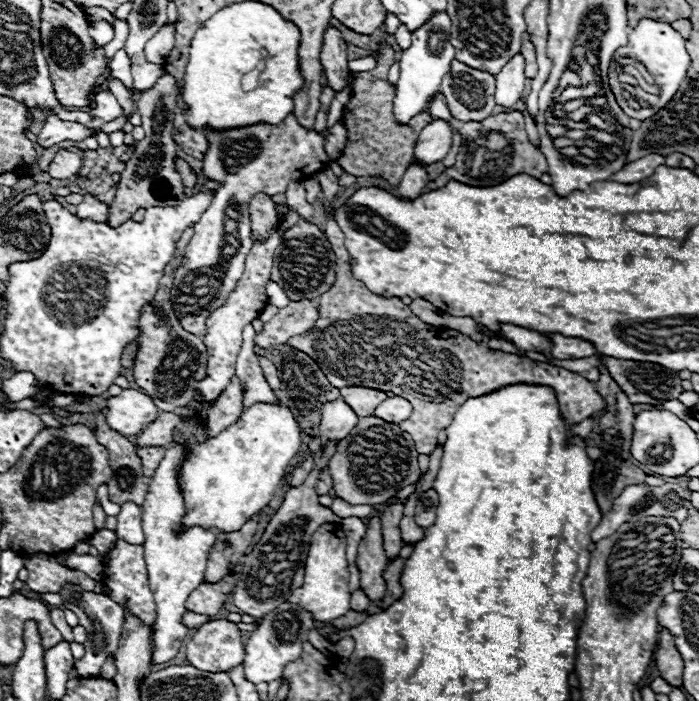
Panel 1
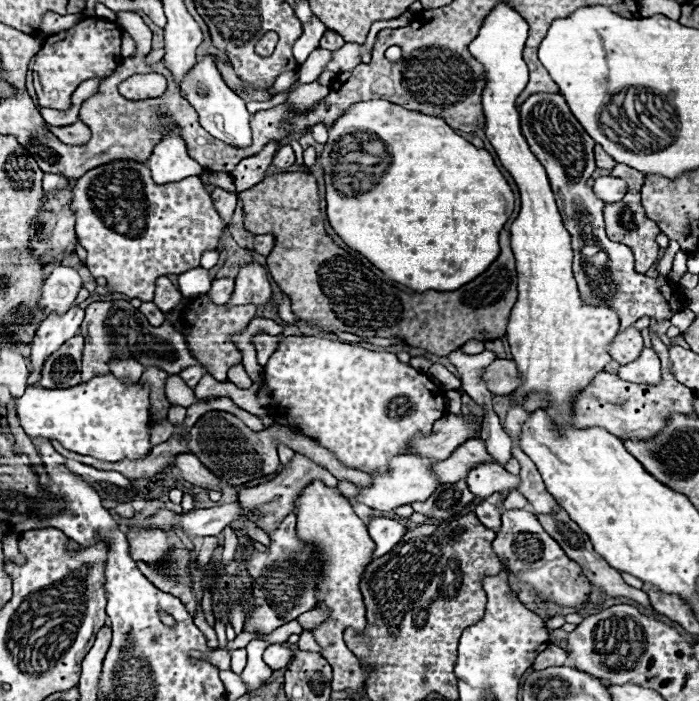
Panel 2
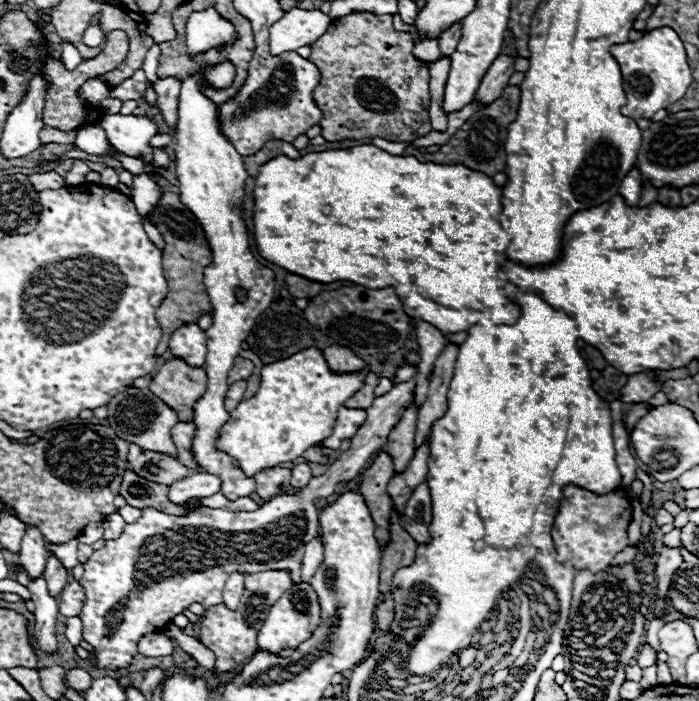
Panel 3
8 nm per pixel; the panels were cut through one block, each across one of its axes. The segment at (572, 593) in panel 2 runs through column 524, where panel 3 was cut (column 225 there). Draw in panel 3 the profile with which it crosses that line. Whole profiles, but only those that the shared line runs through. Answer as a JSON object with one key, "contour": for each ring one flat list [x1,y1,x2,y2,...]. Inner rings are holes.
{"contour":[[410,378,394,386,388,394,374,398,366,410,366,422,352,436,350,450,342,452,326,474,314,476,296,496,274,496,256,512,198,508,190,516,172,516,156,508,144,508,134,524,126,524,120,538,108,540,104,548,94,550,80,578,86,592,80,620,82,638,96,652,96,668,128,668,138,654,140,636,162,630,194,602,204,608,222,604,222,590,232,572,252,574,288,568,292,580,300,584,304,544,320,532,314,498,330,496,338,482,356,478,368,466,372,454,386,444,390,430,412,404,414,390,416,380]]}

